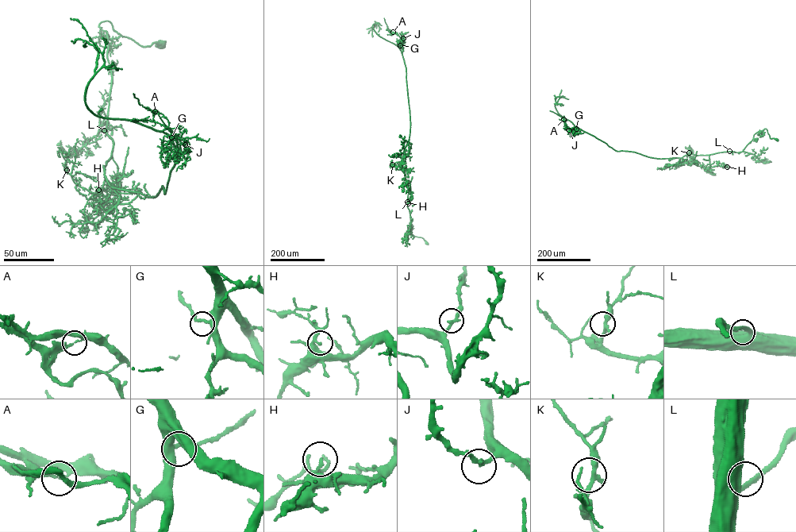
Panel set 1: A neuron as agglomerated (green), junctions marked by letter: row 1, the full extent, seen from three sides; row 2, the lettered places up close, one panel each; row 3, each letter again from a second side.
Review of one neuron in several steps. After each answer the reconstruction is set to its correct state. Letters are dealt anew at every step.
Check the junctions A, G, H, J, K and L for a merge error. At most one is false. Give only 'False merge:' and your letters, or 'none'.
False merge: A

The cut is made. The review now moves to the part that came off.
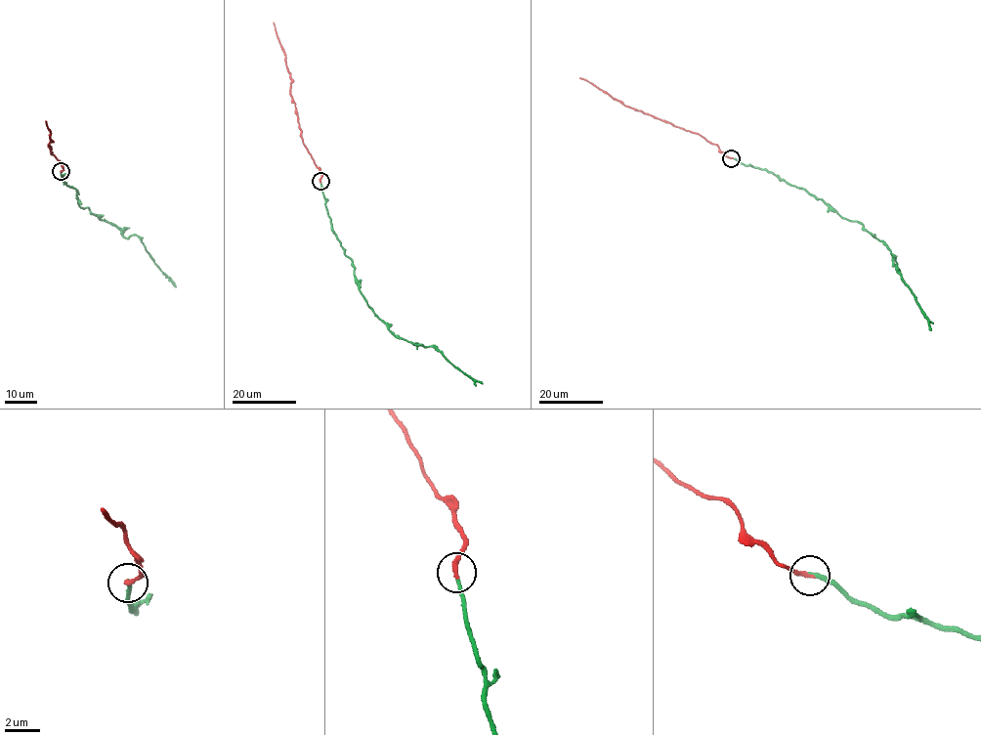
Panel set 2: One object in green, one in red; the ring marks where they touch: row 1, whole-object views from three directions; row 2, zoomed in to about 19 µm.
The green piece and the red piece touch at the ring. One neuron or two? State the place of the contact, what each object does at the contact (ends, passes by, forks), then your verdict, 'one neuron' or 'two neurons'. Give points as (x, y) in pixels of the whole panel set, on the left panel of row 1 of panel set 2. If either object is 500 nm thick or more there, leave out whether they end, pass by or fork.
(61, 171) | green ends | red ends | one neuron

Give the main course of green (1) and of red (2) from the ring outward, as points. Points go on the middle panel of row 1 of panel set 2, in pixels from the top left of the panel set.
1: (320, 181), (331, 229), (352, 262), (356, 282), (373, 313), (396, 335), (436, 347), (455, 367), (482, 383)
2: (320, 181), (321, 173), (303, 142), (291, 95), (290, 75), (273, 22)

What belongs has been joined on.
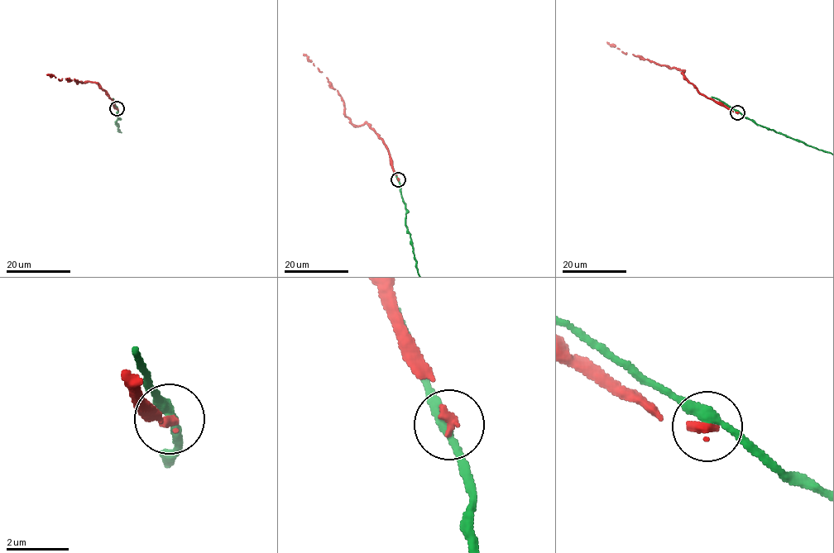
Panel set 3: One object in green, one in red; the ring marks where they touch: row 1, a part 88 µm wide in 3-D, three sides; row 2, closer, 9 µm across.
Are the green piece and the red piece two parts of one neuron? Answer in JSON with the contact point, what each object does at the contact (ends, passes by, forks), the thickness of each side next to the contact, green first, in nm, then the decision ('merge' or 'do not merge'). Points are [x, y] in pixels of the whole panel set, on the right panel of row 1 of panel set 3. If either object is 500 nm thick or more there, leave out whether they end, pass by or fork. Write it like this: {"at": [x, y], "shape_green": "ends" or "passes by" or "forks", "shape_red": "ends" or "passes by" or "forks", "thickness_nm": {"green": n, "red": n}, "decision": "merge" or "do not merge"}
{"at": [737, 112], "shape_green": "passes by", "shape_red": "ends", "thickness_nm": {"green": 320, "red": 280}, "decision": "do not merge"}

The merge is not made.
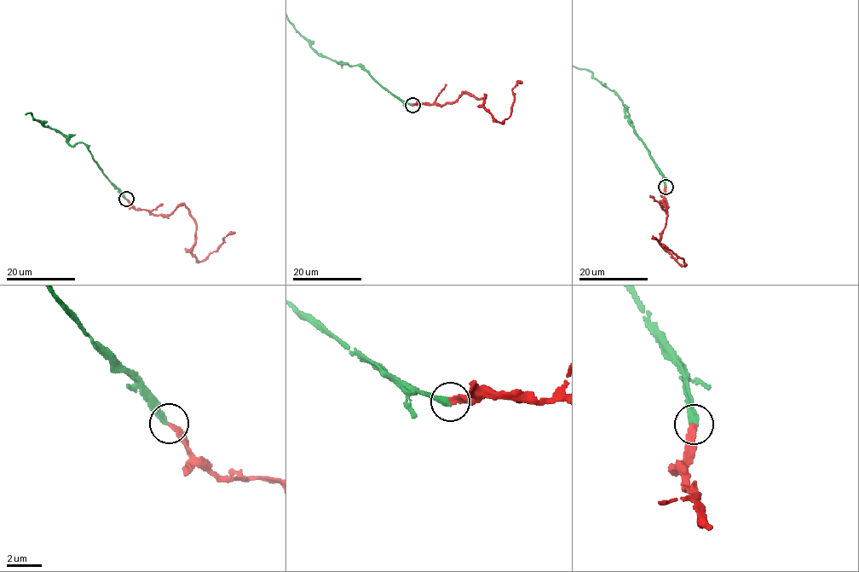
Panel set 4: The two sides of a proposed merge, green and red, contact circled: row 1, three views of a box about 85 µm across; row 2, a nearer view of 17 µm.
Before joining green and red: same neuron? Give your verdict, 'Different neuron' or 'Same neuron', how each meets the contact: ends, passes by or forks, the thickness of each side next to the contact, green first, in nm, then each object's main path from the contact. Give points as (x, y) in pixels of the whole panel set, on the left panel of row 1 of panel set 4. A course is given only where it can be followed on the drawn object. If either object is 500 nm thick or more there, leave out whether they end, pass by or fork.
Same neuron. At the ring green ends. At the ring red ends. Thickness 260 nm (green) against 240 nm. Course of red: (125, 199), (136, 209), (156, 215), (169, 215), (184, 205), (195, 223), (190, 251), (198, 261), (234, 231)

